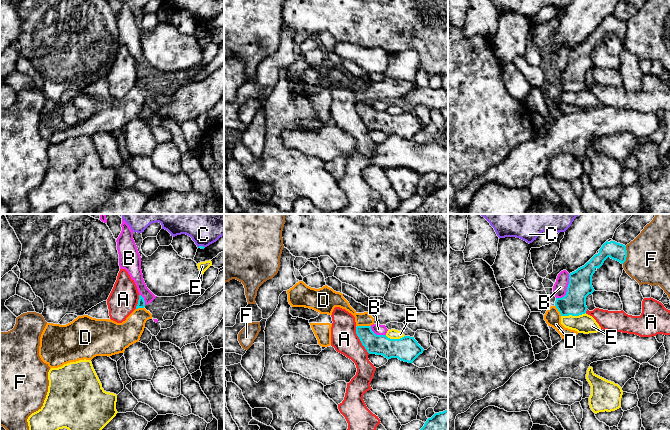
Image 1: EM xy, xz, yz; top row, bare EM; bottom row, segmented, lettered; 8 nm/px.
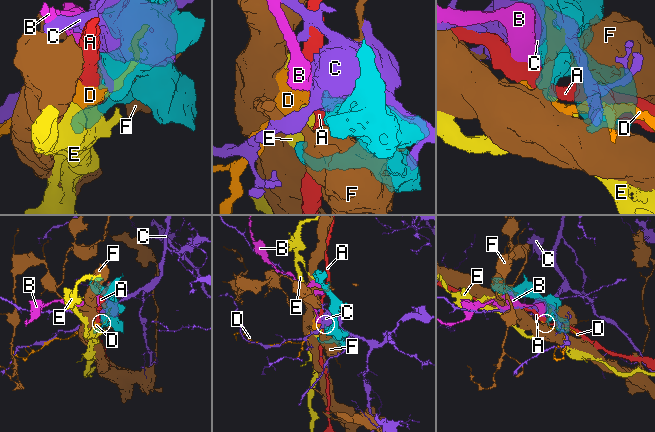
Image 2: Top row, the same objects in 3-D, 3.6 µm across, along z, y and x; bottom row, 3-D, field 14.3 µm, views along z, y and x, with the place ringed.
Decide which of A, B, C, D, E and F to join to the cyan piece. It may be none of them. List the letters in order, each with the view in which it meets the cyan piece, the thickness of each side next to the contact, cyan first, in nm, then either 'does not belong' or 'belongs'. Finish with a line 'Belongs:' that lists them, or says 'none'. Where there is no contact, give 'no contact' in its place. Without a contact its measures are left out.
A: xz | 160/220 nm | does not belong
B: yz | 190/110 nm | does not belong
C: xy | 20/420 nm | does not belong
D: xz | 160/110 nm | does not belong
E: yz | 190/150 nm | does not belong
F: yz | 140/360 nm | does not belong
Belongs: none

